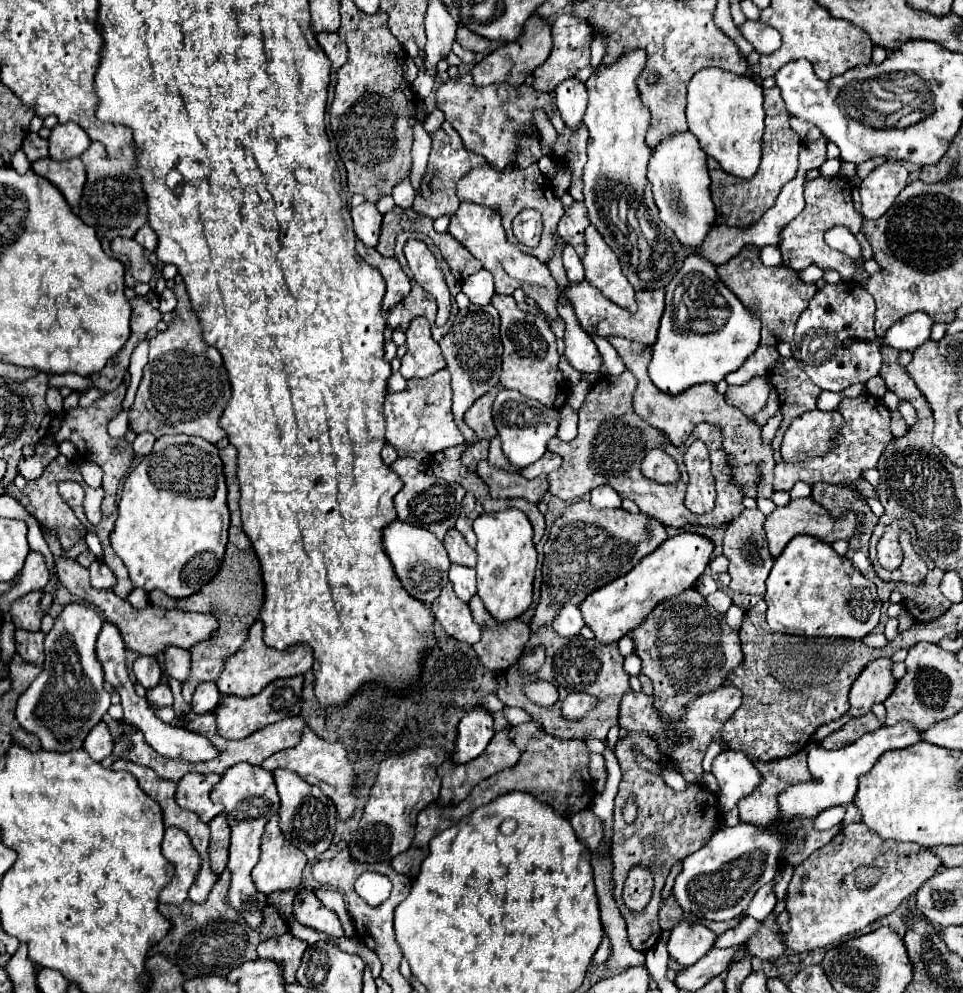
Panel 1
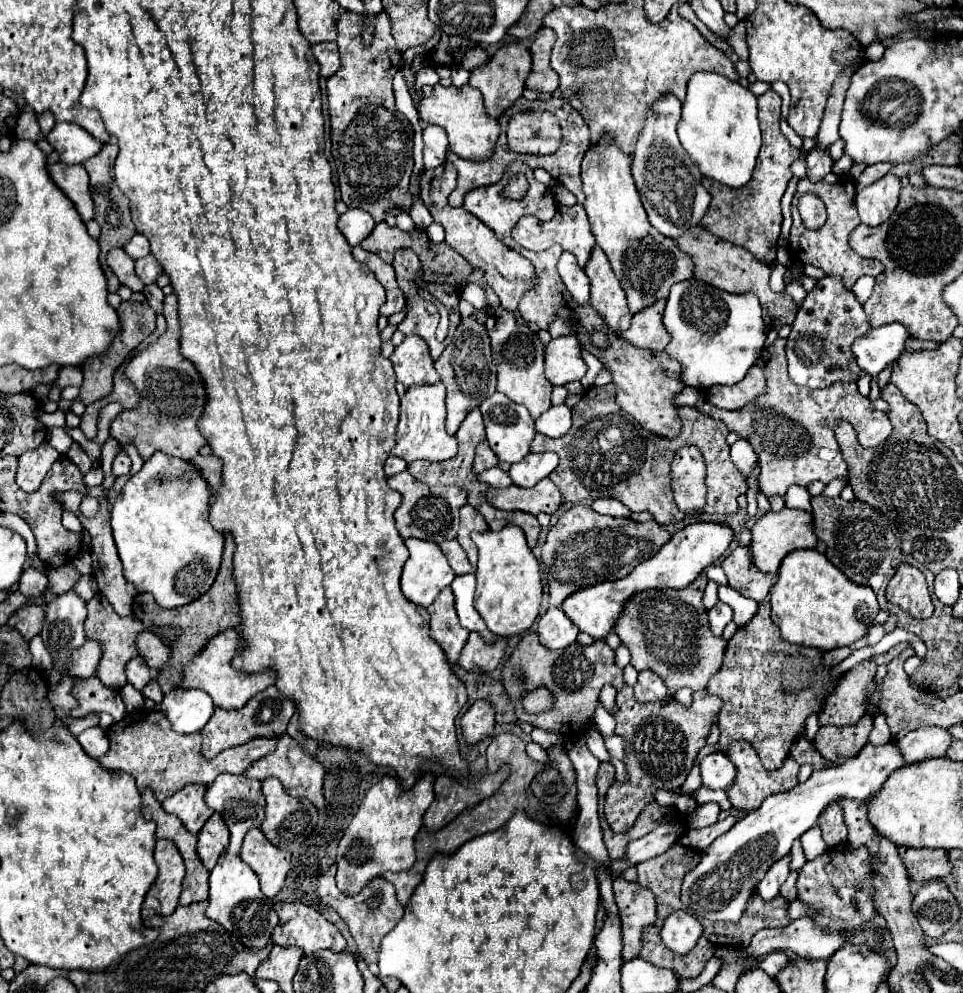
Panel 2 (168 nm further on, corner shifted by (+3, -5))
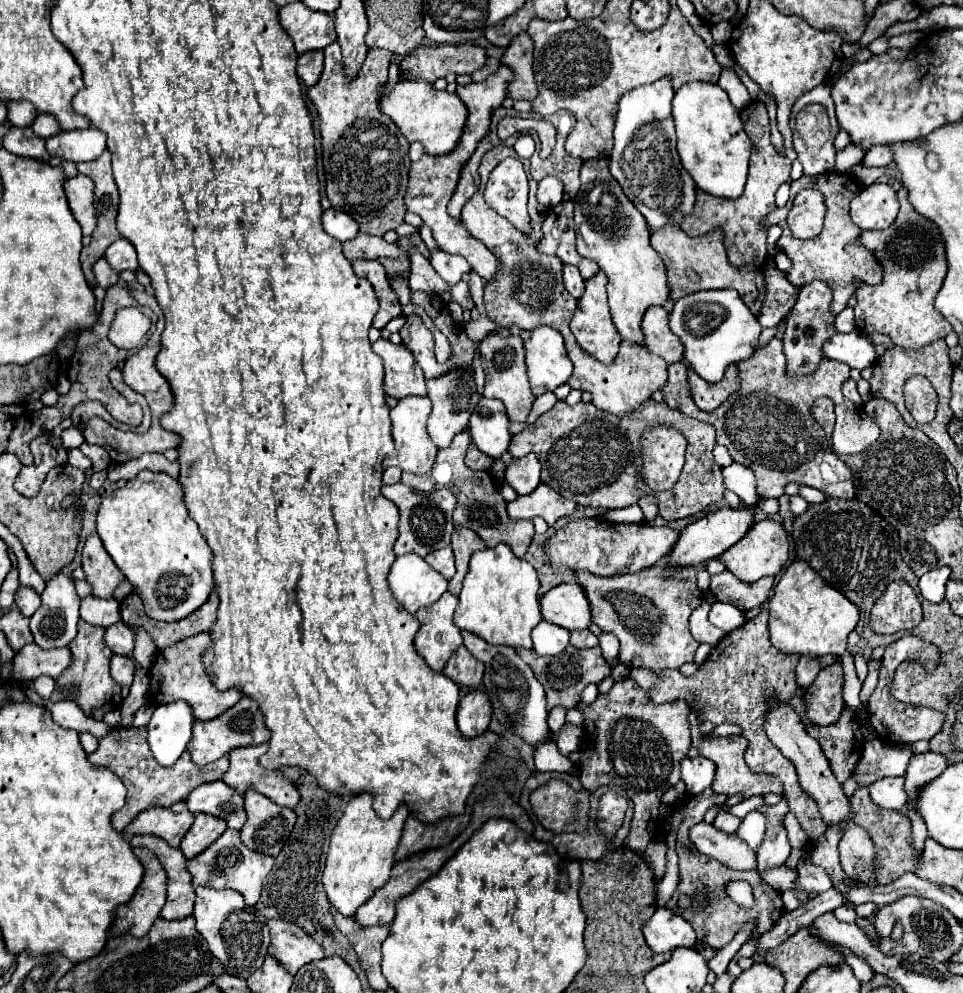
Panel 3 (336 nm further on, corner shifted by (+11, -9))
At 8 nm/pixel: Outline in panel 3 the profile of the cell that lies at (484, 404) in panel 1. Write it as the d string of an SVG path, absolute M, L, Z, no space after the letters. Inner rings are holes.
M464 429L452 439L452 443L446 449L438 451L432 471L428 471L424 475L402 473L402 483L412 489L420 489L420 491L434 491L434 489L442 489L442 487L450 489L458 499L458 507L454 511L454 523L472 527L486 541L488 547L494 547L496 543L504 541L510 545L510 549L514 551L516 557L524 557L524 553L534 537L534 525L532 525L532 521L510 519L506 513L506 501L498 493L498 485L496 485L494 477L490 477L490 473L476 473L470 467L466 467L464 455L466 455L468 445L470 445L470 433L468 433L468 429Z

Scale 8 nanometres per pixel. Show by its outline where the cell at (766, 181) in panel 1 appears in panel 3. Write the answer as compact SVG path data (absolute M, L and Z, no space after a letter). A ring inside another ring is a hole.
M752 101L740 111L740 119L744 121L744 129L754 145L752 157L750 157L750 173L744 193L738 199L720 199L714 195L708 195L706 191L696 191L696 205L692 215L688 215L680 229L692 237L700 237L706 233L712 233L720 229L724 233L724 247L728 251L728 261L736 267L742 265L754 265L762 269L766 265L768 257L768 233L764 227L766 217L776 209L774 205L774 193L776 189L790 181L790 159L780 155L772 143L770 143L770 119L766 111L766 103Z

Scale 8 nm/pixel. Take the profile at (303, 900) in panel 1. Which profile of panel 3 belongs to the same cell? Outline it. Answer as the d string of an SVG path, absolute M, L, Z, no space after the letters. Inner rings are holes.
M272 919L268 921L268 929L272 937L268 953L276 957L282 965L286 965L286 969L292 975L302 965L324 957L324 947L316 943L308 935L308 931L300 929L296 923L284 919Z

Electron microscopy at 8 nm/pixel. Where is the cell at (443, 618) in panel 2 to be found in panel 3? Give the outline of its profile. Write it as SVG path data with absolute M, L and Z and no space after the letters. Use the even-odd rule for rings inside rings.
M446 591L436 603L416 613L422 627L416 633L414 647L436 671L442 671L452 653L462 645L460 629L454 625L456 607L458 597Z

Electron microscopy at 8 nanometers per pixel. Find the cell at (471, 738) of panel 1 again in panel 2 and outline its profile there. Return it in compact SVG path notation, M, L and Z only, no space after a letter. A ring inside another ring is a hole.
M474 701L460 719L468 743L478 743L494 729L494 707L488 701Z

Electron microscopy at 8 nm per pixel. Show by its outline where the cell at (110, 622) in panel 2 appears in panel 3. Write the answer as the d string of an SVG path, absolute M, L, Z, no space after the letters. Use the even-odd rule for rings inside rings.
M80 619L78 623L78 635L74 637L74 641L68 645L72 651L72 665L68 667L68 671L64 671L60 675L58 683L58 691L52 695L52 701L60 701L60 689L62 685L78 685L78 699L76 703L84 709L86 715L102 721L102 717L108 711L114 711L120 707L122 699L120 699L120 685L110 677L110 659L112 659L112 649L104 643L104 627L92 625L84 619Z

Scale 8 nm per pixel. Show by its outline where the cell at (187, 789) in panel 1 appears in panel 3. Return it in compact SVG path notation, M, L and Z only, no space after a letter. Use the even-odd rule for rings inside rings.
M186 801L174 803L172 807L154 807L142 811L126 829L124 837L132 837L136 833L150 833L166 839L172 847L178 847L184 835L188 833L188 827L192 827L194 813L188 811Z

